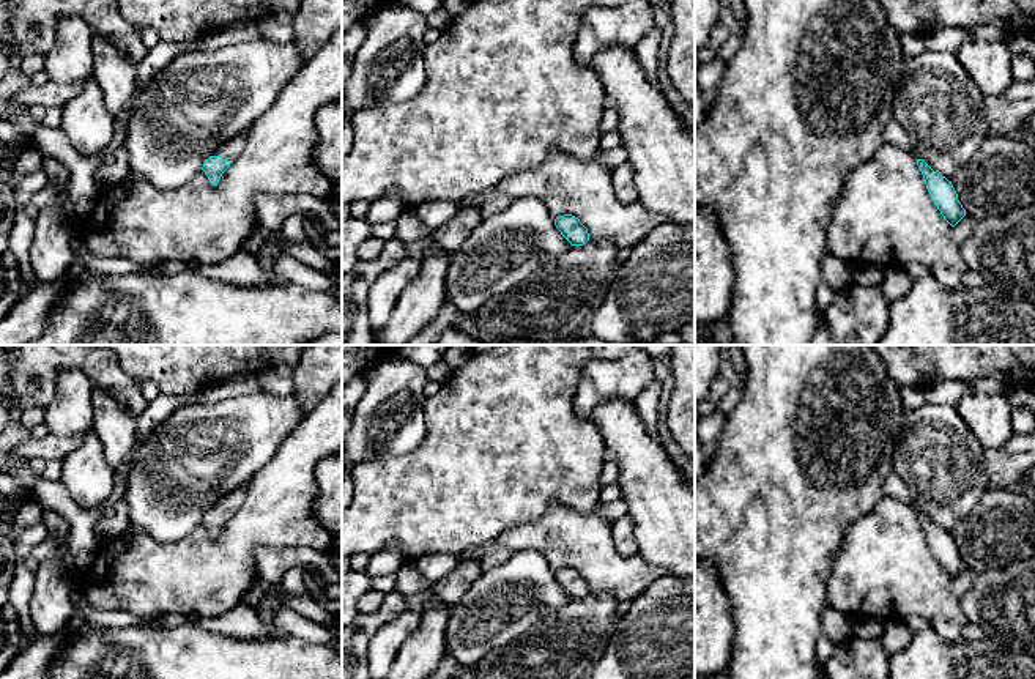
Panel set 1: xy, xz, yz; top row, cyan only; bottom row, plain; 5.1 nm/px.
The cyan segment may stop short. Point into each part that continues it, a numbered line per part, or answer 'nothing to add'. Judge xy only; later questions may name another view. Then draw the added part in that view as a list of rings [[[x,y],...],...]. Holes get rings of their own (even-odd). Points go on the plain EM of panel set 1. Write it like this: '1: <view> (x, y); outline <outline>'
1: xy (230, 503); outline [[[246,485],[235,488],[233,492],[227,493],[221,498],[211,509],[222,509],[224,512],[233,515],[241,504],[244,503],[246,496]]]

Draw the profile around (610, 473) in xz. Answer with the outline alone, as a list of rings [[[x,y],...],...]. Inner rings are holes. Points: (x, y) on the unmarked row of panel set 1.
[[[607,458],[600,473],[600,484],[610,485],[618,482],[619,479],[619,466],[614,460]]]

